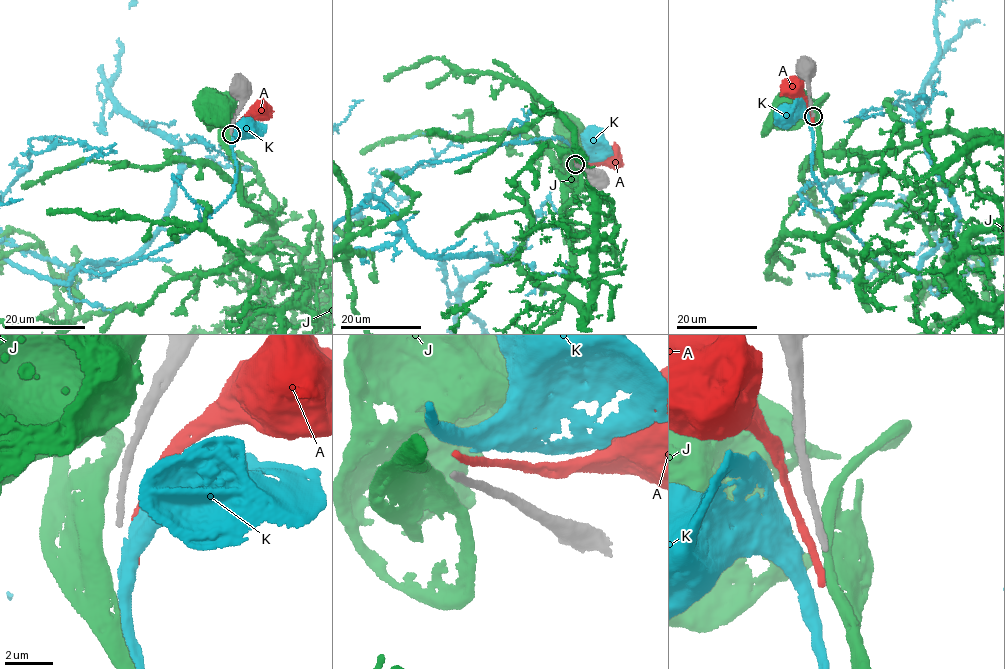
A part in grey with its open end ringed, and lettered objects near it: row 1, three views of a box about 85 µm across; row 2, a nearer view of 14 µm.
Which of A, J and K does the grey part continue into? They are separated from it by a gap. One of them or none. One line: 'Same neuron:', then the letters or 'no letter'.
Same neuron: no letter

